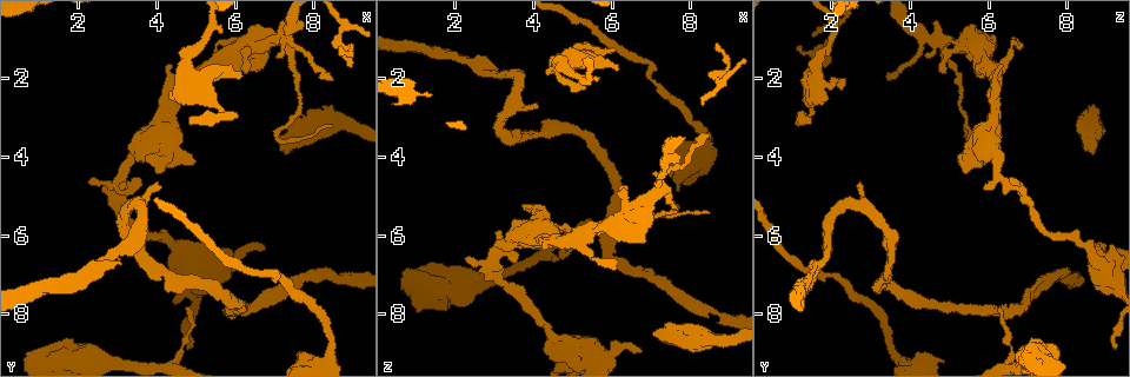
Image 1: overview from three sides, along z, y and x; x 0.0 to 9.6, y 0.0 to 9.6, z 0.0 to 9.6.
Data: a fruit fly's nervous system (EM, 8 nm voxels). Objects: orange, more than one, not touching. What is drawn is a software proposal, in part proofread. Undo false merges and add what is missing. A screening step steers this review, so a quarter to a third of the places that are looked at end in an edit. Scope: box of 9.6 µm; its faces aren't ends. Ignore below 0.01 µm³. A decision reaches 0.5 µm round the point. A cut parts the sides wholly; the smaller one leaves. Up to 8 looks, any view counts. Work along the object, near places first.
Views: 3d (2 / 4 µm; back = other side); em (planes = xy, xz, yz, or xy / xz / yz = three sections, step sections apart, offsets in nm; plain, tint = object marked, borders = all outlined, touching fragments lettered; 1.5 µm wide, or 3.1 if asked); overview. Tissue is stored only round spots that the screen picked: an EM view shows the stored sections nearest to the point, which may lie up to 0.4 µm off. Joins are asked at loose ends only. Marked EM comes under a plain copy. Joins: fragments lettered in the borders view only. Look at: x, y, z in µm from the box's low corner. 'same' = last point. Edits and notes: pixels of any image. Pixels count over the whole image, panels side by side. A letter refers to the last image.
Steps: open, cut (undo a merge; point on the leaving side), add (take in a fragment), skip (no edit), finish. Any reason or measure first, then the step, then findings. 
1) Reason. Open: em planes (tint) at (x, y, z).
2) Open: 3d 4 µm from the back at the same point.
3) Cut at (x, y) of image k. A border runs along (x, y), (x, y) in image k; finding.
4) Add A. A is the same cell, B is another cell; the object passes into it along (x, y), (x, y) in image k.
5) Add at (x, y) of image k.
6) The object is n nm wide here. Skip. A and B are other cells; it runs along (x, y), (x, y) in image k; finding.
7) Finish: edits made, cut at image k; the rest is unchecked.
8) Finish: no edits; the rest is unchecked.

Sudden change in width. Open: 3d 4 µm from the back at (4.55, 6.35, 8.55).

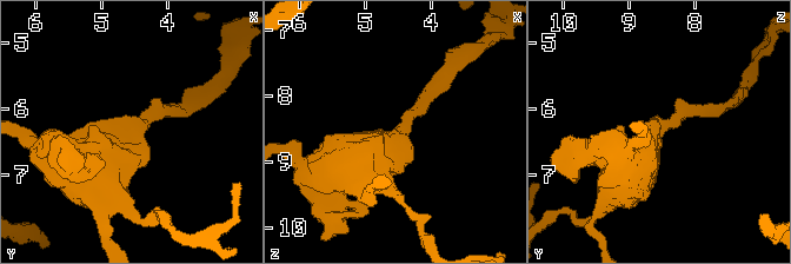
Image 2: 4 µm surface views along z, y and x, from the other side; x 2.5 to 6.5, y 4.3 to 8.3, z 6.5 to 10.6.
The arms are 220, 750 nm wide; now the EM. Open: em planes (borders) at (4.50, 6.35, 8.55).

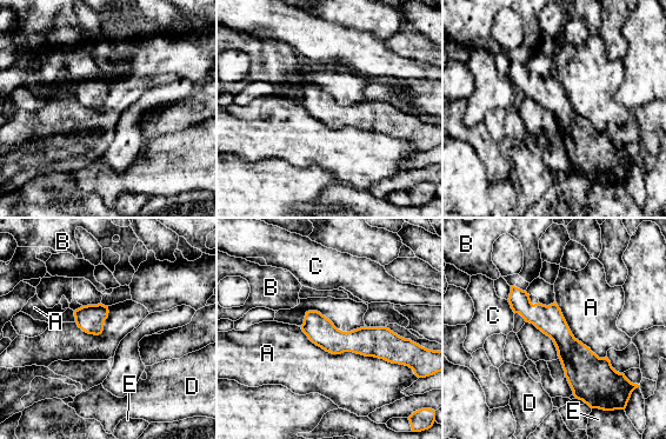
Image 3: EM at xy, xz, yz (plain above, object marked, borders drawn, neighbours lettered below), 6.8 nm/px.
The object is 190 nm wide here. Skip. A, B, C, D and E are other cells; it runs along (513, 290), (578, 360), (579, 396) in image 3; all the same neuron.

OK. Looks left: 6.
Abrupt turn. Open: 3d 4 µm at (5.90, 7.95, 6.65).

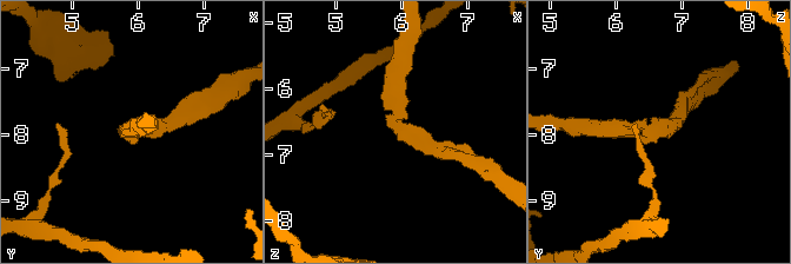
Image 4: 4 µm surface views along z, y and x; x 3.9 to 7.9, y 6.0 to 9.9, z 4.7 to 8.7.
Need the tissue. Open: em planes (borders) at (5.95, 8.00, 6.60).

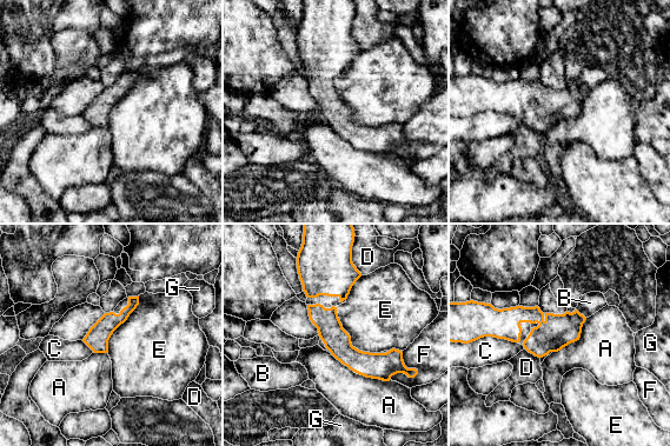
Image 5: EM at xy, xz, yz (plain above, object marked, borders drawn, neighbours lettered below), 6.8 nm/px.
The longest contact is with E, 440 nm. Skip. A, B, C, D, E, F and G are other cells; a border runs along (336, 307), (351, 344), (379, 353) in image 5; continuous, no second neuron.

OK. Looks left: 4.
Tapers out. Open: 3d 4 µm at (4.10, 4.60, 2.65).

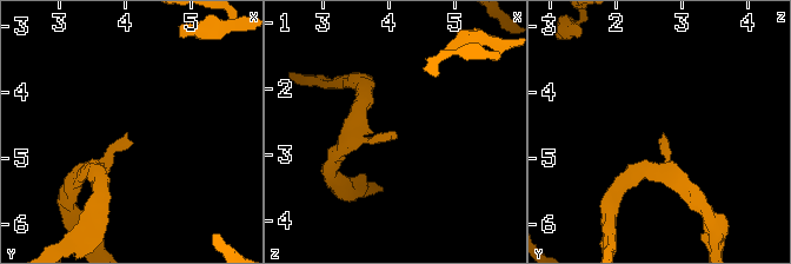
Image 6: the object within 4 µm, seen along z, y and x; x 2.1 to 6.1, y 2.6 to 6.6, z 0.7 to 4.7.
Open: em yz step 4 (tint) at (4.05, 4.60, 2.75).

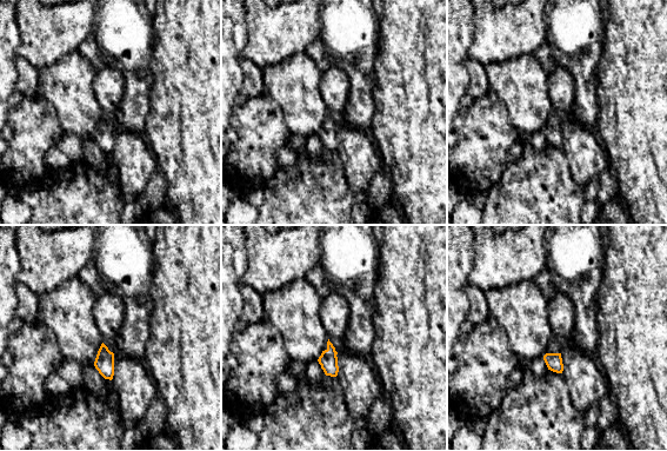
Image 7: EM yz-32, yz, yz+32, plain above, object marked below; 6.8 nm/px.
Open: em xz step 8 (borders) at the same point.

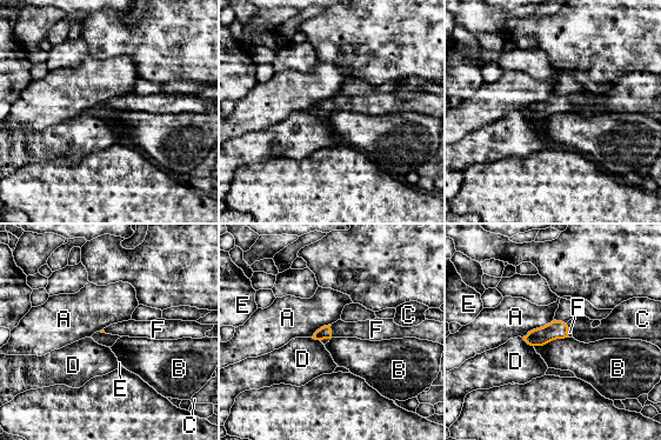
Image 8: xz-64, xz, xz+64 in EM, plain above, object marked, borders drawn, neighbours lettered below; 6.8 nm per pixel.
Add F. F is the same cell, A, B, C, D and E are other cells; the object passes into it along (325, 332), (331, 331), (367, 330) in image 8; it goes on there.

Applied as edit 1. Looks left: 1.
Finish: edits made, add at image 8; the rest is unchecked.

